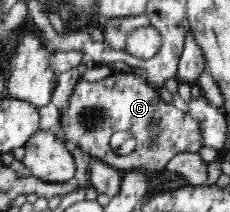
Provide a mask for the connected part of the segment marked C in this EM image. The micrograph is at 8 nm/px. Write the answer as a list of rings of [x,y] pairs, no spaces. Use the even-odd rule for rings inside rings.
[[[134,72],[126,74],[112,73],[104,80],[98,82],[85,82],[81,80],[75,87],[74,93],[69,101],[68,109],[63,113],[60,122],[64,141],[69,146],[79,146],[84,152],[85,158],[96,157],[110,165],[121,173],[126,171],[145,171],[149,174],[164,171],[164,168],[172,157],[182,152],[196,152],[205,146],[202,141],[200,126],[198,122],[181,112],[172,104],[166,104],[160,97],[159,91],[152,89],[142,77]],[[128,131],[136,139],[135,149],[128,155],[119,155],[110,147],[110,139],[115,132]]]

